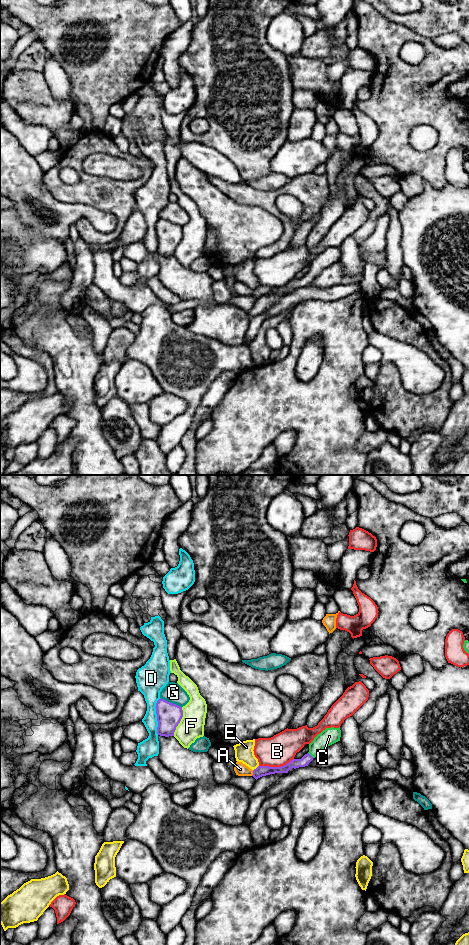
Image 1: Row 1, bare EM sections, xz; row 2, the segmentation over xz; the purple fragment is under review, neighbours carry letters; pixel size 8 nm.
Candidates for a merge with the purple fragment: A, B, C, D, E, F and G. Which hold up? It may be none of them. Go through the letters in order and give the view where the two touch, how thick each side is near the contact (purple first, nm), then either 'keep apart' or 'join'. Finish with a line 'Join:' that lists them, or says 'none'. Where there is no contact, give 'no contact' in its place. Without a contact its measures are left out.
A: xz | 90/100 nm | keep apart
B: xz | 90/240 nm | keep apart
C: xz | 80/140 nm | join
D: xz | 200/180 nm | keep apart
E: xz | 90/150 nm | keep apart
F: xz | 200/200 nm | keep apart
G: xz | 200/160 nm | keep apart
Join: C

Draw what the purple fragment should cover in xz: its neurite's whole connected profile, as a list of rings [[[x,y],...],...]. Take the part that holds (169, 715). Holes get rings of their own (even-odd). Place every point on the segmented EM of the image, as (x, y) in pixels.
[[[160,698],[155,708],[158,721],[157,734],[165,737],[174,736],[176,727],[183,717],[182,707]]]

